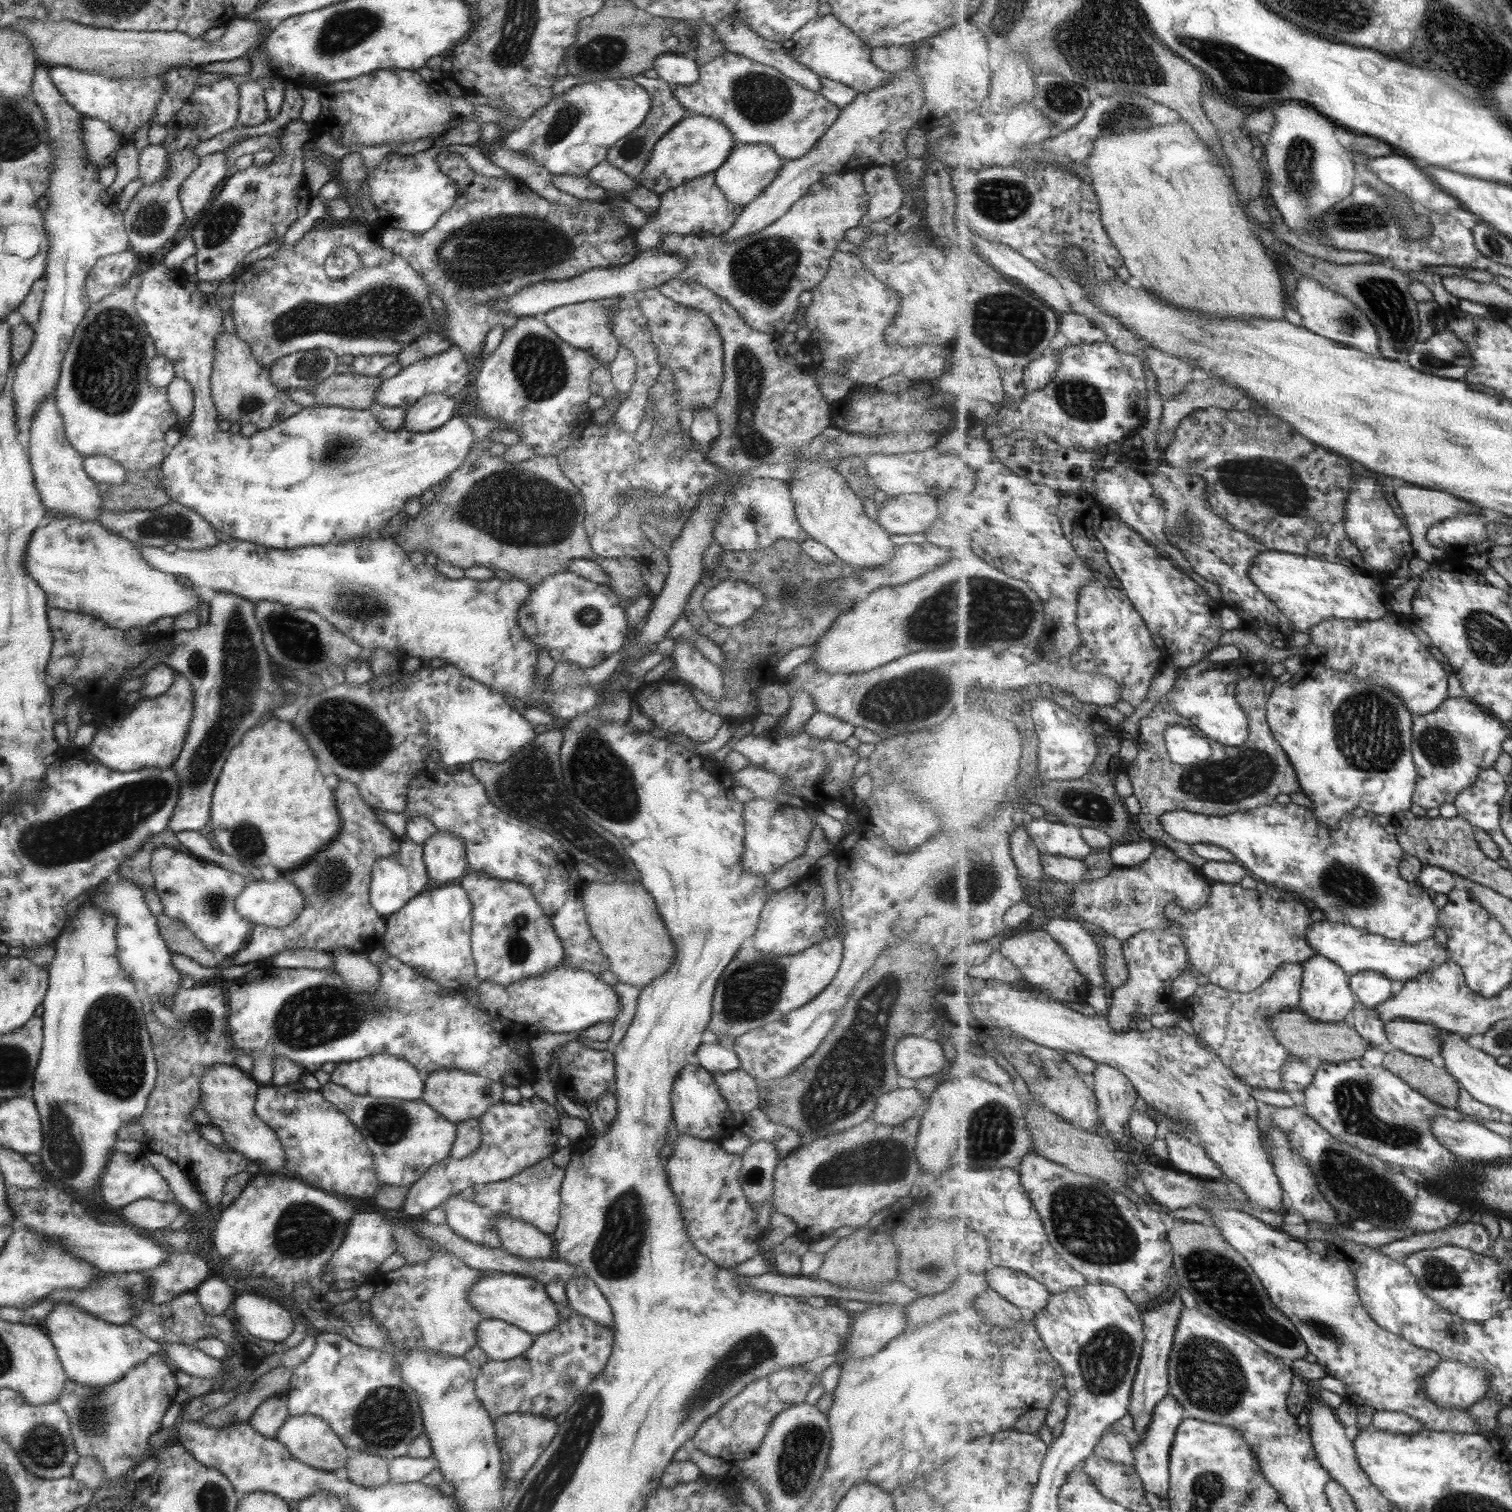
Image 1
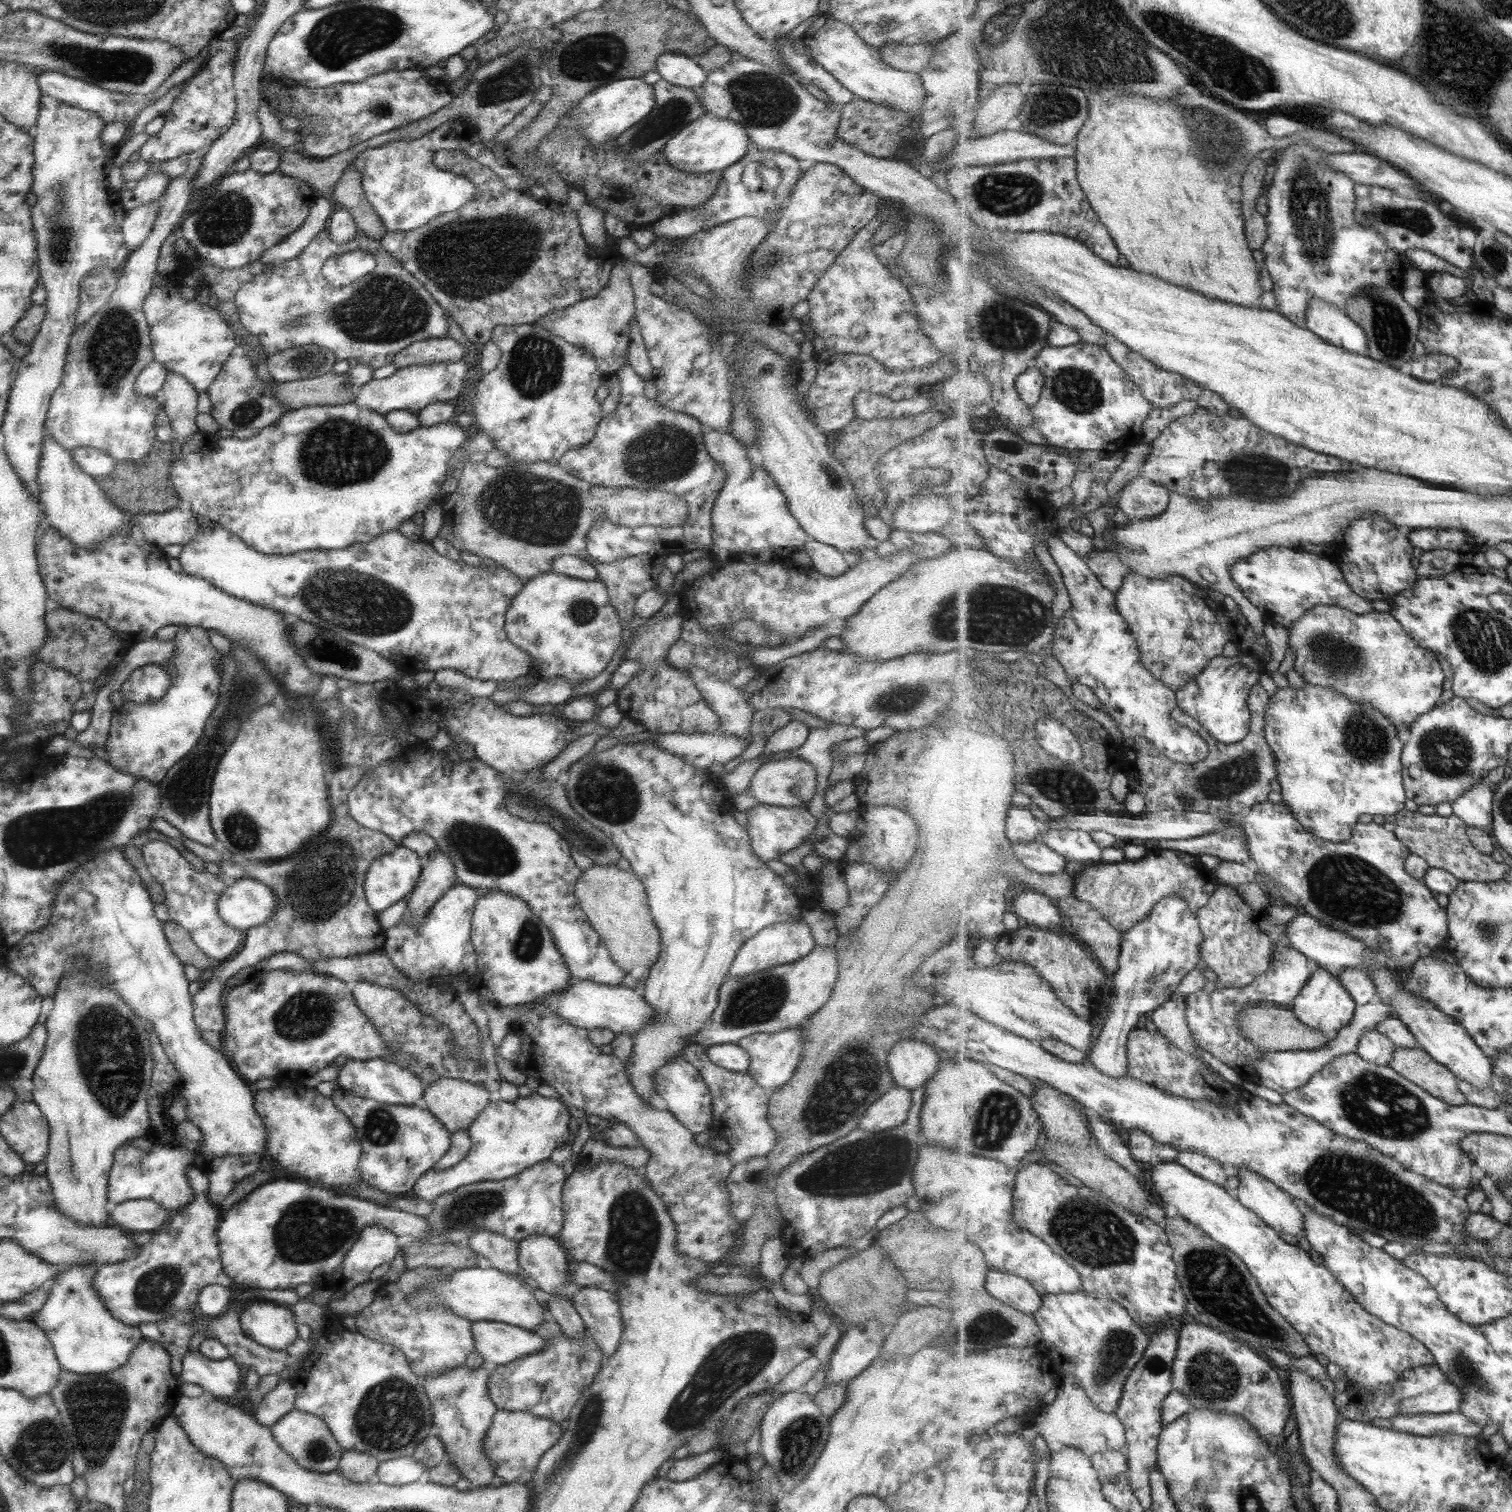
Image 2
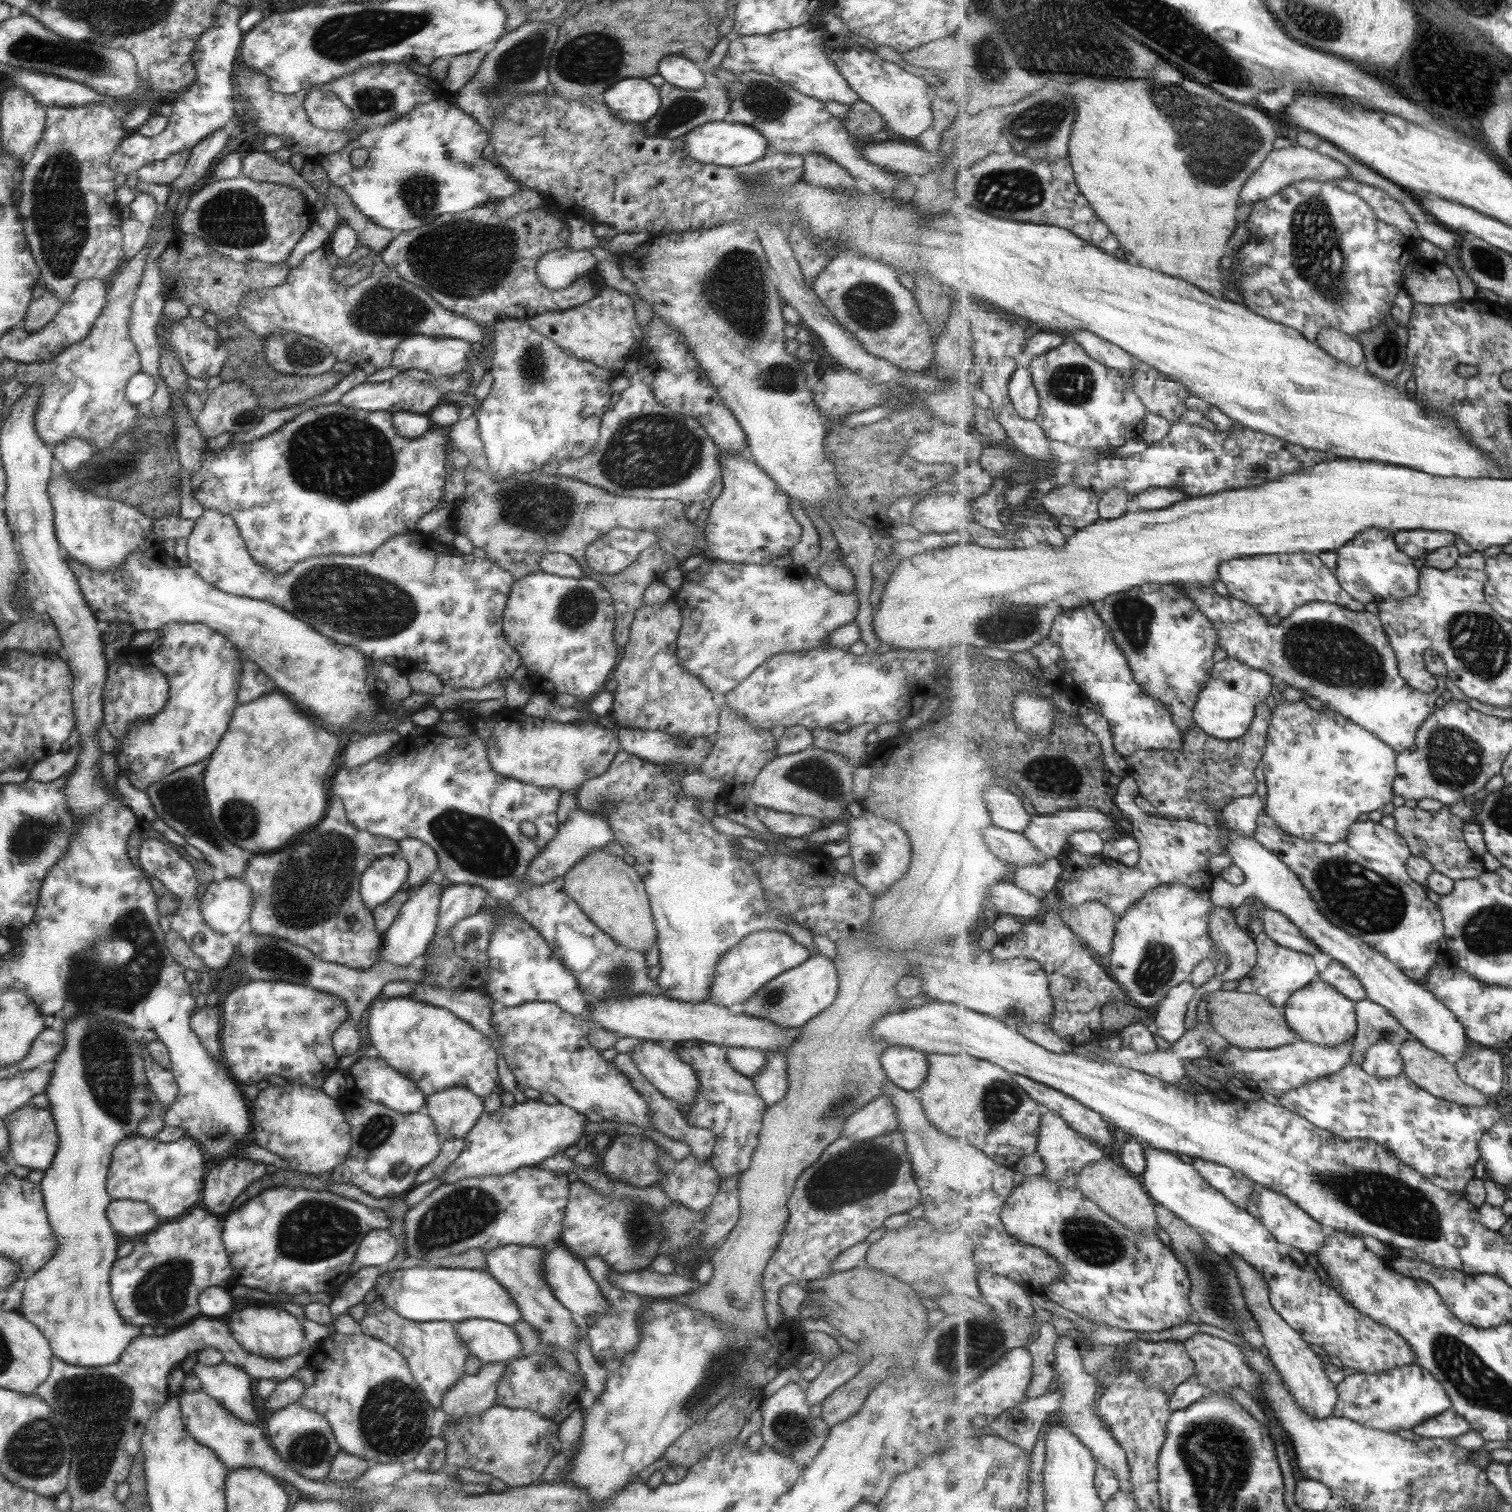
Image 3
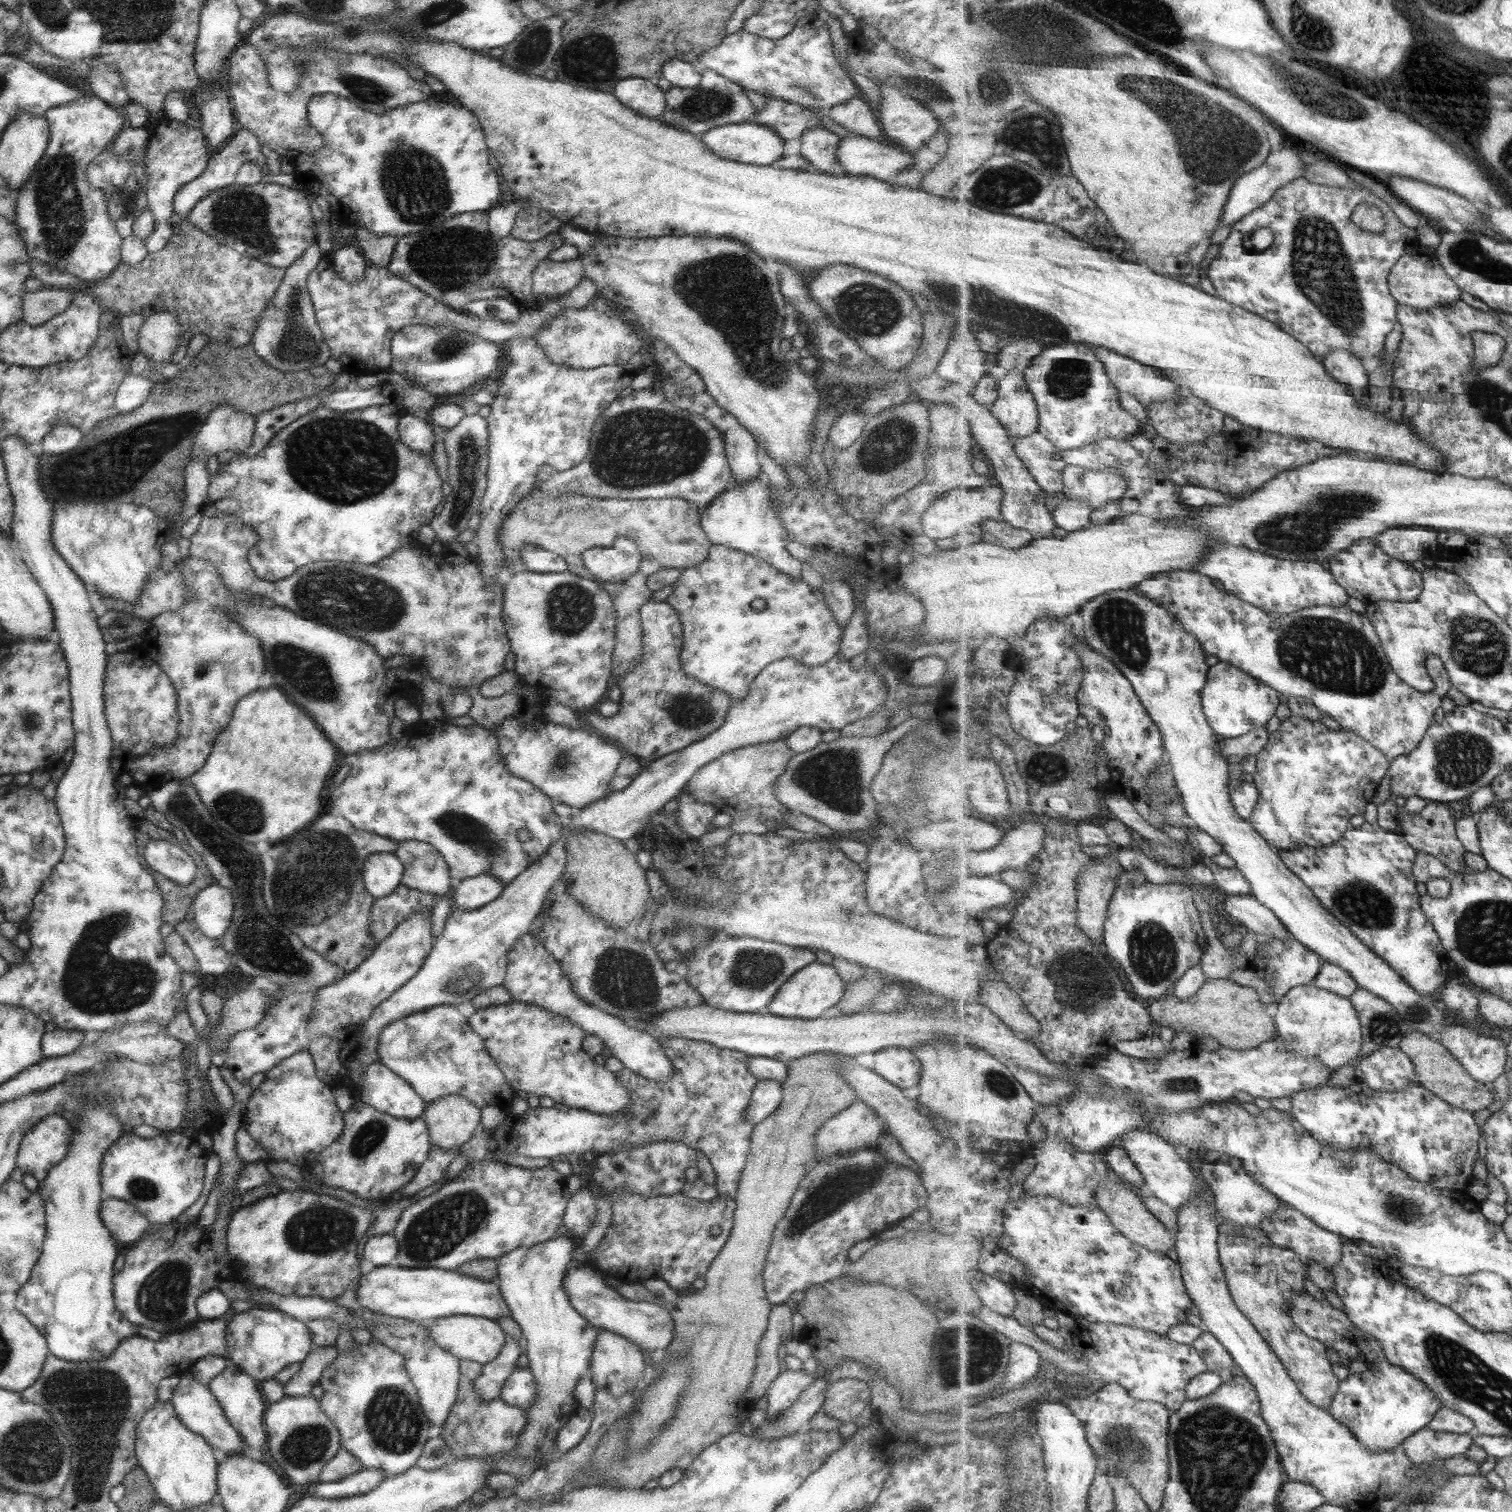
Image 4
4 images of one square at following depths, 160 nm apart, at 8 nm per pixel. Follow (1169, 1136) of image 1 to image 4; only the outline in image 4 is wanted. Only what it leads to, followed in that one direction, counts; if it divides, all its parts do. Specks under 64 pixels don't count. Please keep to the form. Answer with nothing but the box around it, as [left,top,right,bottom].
[1202,1160,1285,1227]

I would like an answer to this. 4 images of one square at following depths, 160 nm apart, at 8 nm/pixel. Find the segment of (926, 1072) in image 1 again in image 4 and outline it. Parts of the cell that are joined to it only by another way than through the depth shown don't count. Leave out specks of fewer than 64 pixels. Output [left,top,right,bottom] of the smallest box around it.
[872,1047,920,1092]

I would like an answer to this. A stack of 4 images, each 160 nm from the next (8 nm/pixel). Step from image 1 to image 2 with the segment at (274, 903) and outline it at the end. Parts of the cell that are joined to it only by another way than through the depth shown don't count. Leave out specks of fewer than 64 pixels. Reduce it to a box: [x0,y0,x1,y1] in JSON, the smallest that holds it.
[216,876,274,932]

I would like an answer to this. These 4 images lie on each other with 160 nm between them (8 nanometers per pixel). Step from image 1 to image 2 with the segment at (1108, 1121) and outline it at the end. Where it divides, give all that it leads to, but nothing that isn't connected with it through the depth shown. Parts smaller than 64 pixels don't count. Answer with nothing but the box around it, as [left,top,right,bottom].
[1089,895,1204,1078]

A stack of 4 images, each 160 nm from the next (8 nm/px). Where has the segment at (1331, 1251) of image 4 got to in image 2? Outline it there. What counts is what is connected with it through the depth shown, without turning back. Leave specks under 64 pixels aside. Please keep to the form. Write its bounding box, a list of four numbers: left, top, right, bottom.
[1234,1166,1306,1237]

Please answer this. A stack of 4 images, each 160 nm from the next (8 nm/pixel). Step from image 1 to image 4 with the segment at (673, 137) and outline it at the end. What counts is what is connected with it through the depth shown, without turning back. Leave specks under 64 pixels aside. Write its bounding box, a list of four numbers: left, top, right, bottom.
[699,122,784,166]

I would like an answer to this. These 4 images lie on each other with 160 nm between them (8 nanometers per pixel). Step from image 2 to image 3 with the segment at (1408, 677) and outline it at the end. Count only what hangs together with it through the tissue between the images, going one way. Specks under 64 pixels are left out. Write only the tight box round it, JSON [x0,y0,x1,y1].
[1181,585,1449,753]

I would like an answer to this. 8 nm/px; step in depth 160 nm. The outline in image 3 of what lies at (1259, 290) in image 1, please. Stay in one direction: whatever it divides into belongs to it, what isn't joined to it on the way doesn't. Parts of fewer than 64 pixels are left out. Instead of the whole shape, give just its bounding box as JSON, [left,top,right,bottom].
[1058,58,1279,298]

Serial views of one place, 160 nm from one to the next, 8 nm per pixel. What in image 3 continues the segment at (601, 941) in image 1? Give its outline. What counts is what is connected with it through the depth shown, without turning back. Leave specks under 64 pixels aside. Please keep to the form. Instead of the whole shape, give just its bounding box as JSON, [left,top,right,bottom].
[562,849,656,954]

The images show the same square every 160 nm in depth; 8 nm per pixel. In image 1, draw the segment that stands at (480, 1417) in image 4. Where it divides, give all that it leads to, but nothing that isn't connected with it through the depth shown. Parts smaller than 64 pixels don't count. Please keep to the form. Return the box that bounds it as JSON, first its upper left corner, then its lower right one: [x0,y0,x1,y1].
[492,1413,558,1482]

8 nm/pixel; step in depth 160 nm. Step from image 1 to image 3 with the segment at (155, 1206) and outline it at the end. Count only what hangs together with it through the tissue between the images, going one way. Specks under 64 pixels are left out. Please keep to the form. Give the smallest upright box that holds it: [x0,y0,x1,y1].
[106,1200,162,1238]

